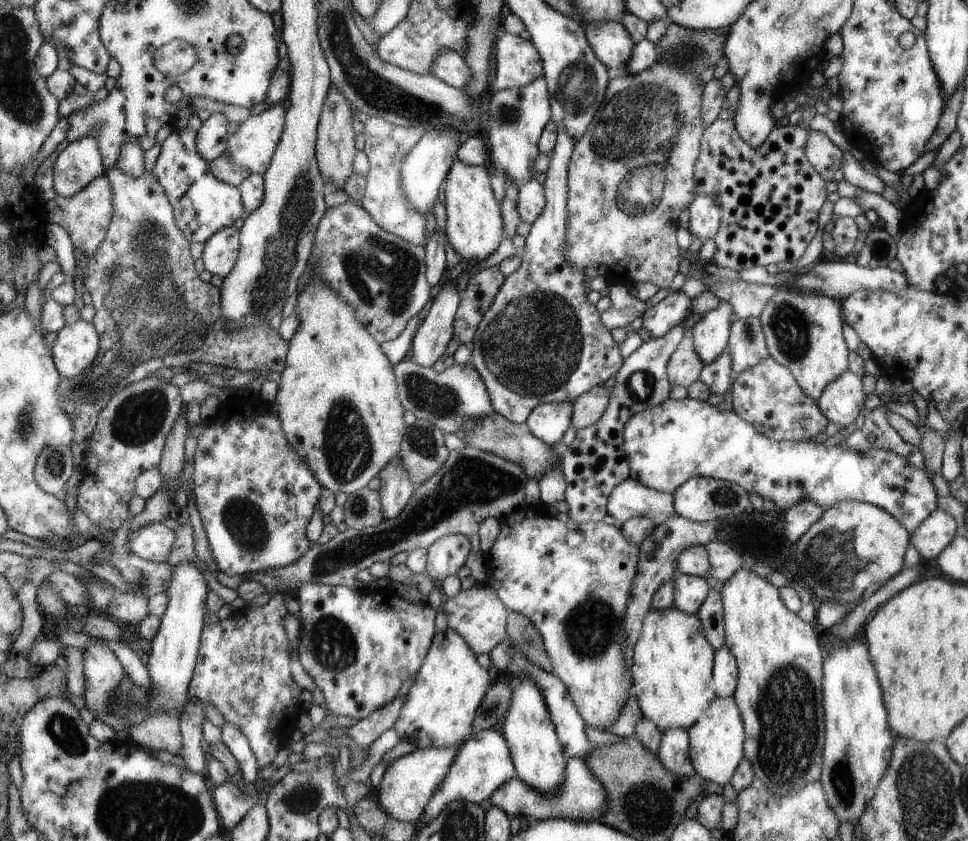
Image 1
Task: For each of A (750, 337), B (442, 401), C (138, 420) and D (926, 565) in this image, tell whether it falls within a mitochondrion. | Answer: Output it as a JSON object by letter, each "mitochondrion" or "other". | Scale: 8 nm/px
{"A":"mitochondrion","B":"mitochondrion","C":"mitochondrion","D":"other"}

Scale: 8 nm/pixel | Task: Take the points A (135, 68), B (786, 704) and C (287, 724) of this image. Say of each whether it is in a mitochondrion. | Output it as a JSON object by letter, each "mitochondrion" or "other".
{"A":"other","B":"mitochondrion","C":"other"}

